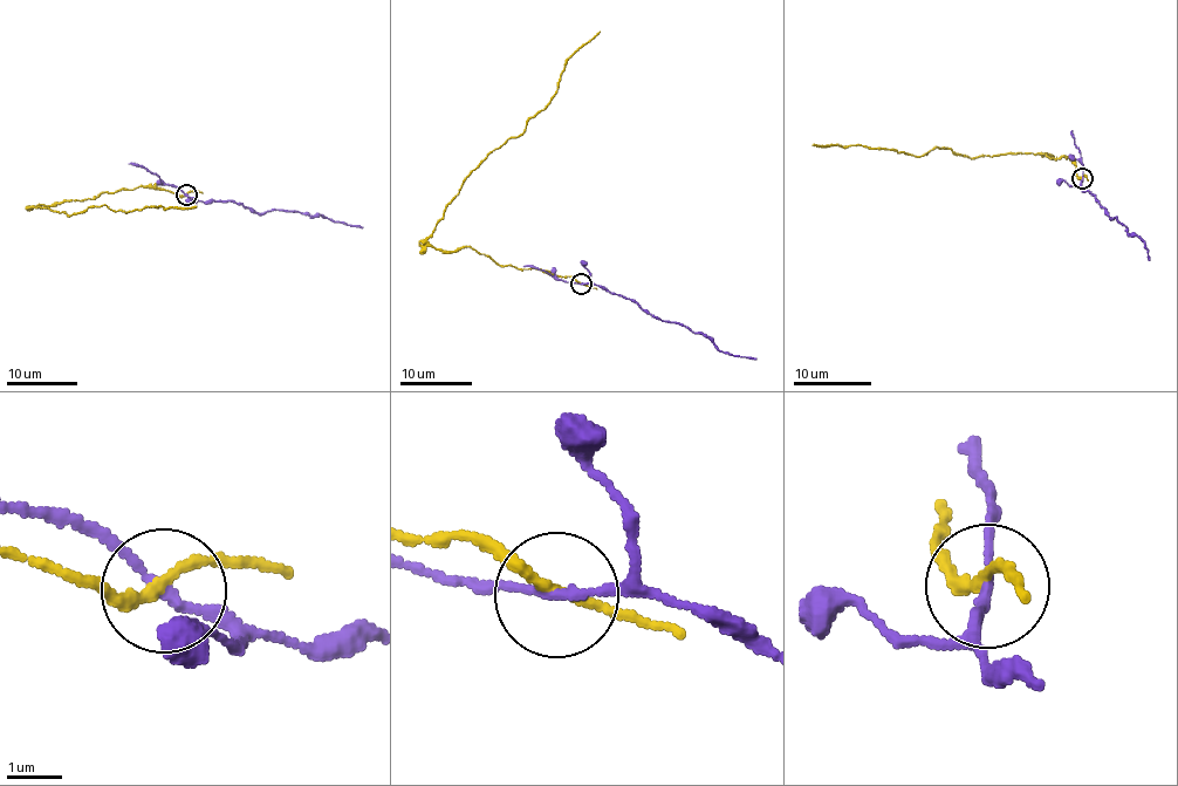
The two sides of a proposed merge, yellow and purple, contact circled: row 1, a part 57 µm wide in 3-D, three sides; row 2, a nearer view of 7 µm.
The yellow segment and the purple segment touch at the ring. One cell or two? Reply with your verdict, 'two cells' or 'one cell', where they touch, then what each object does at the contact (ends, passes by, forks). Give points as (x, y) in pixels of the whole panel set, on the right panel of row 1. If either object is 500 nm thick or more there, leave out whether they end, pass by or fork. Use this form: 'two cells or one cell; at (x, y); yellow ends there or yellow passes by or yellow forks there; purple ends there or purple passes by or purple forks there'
two cells; at (1082, 178); yellow passes by; purple passes by

